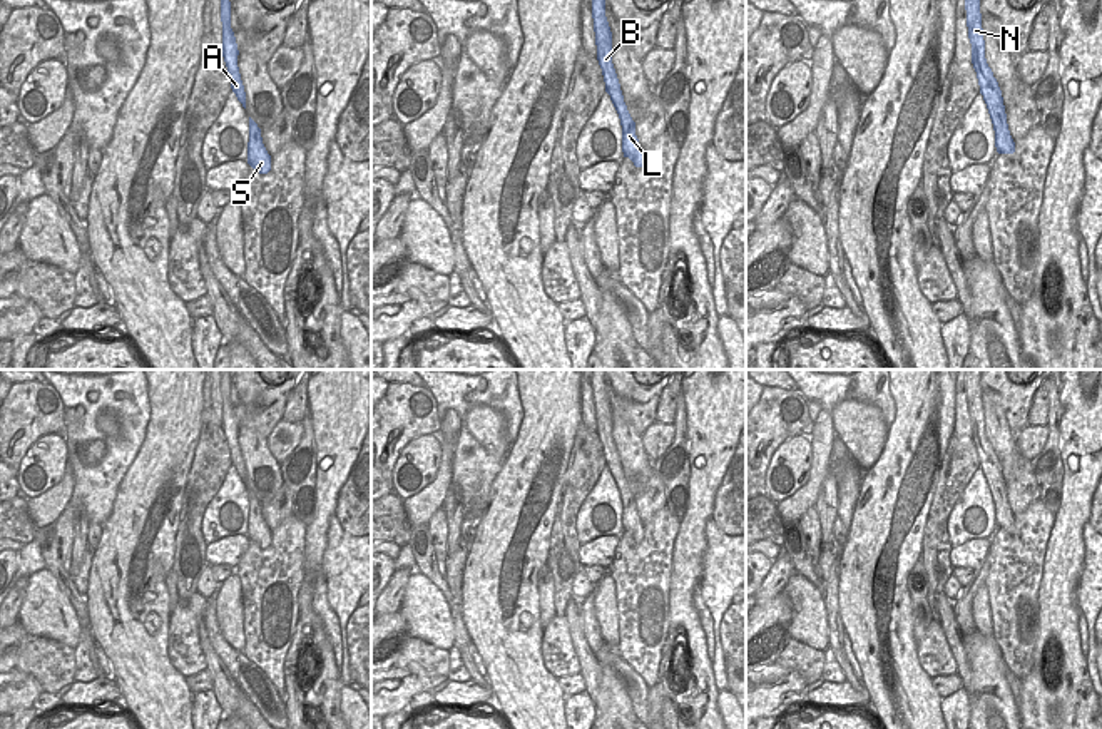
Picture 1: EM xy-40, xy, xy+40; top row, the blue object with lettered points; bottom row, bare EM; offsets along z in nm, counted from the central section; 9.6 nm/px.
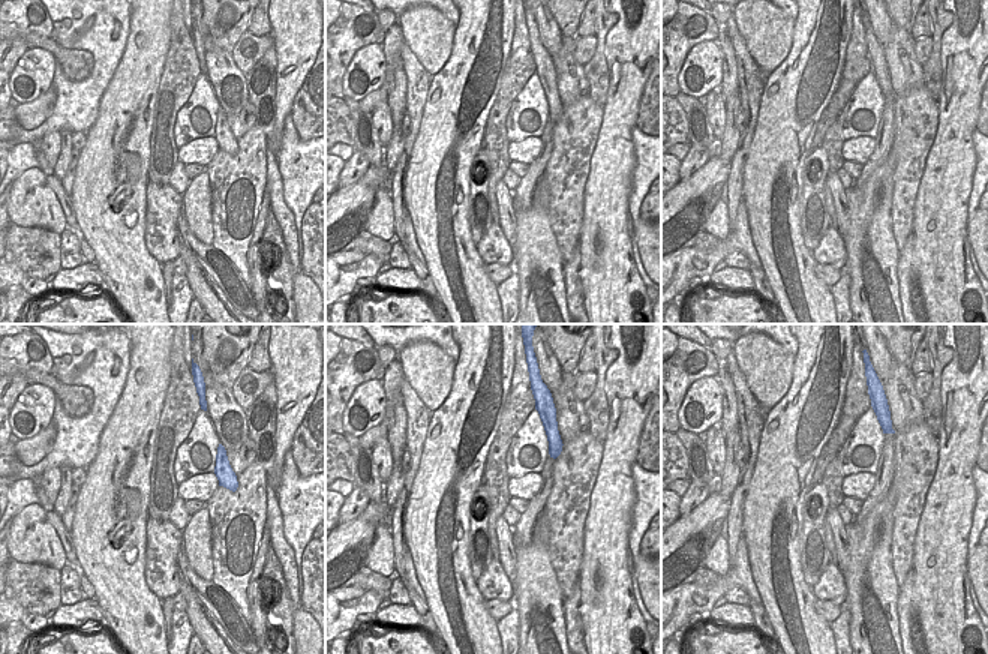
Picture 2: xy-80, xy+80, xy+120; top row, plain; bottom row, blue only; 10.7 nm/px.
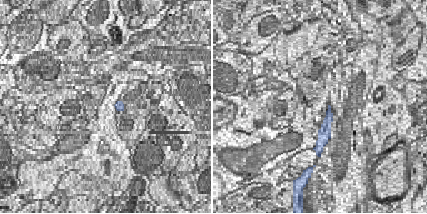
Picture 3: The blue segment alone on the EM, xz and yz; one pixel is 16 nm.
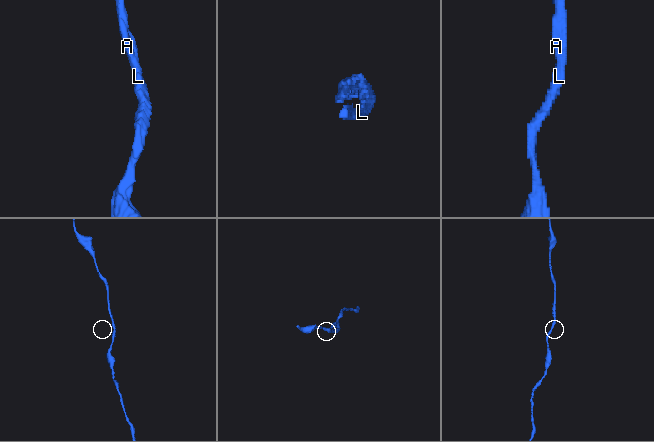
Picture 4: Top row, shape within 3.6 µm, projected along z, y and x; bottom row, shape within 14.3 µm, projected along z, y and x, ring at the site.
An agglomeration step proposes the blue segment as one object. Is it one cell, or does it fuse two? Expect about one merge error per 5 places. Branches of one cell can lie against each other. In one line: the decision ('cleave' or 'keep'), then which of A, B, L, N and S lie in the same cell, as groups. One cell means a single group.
keep; groups A B L N S

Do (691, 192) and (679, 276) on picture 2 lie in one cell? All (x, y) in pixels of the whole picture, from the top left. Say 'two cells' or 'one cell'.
two cells

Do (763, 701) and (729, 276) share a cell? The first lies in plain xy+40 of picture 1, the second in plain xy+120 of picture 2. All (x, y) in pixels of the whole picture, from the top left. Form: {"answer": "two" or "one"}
{"answer": "two"}

